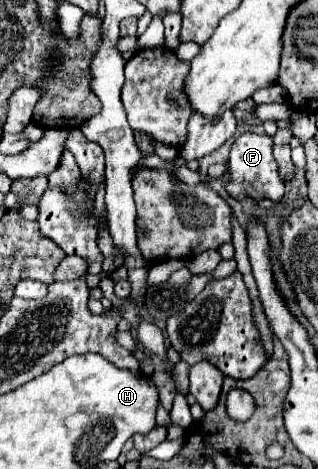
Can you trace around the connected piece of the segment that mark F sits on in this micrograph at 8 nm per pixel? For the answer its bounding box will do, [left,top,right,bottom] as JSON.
[227,132,283,202]

